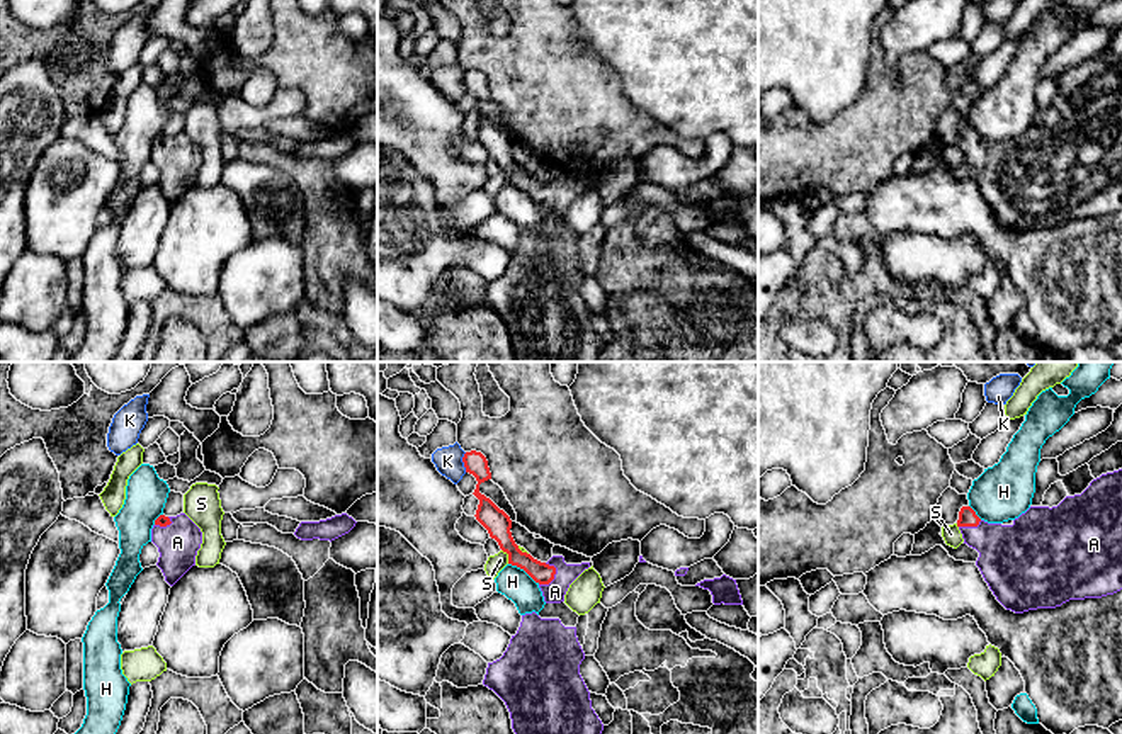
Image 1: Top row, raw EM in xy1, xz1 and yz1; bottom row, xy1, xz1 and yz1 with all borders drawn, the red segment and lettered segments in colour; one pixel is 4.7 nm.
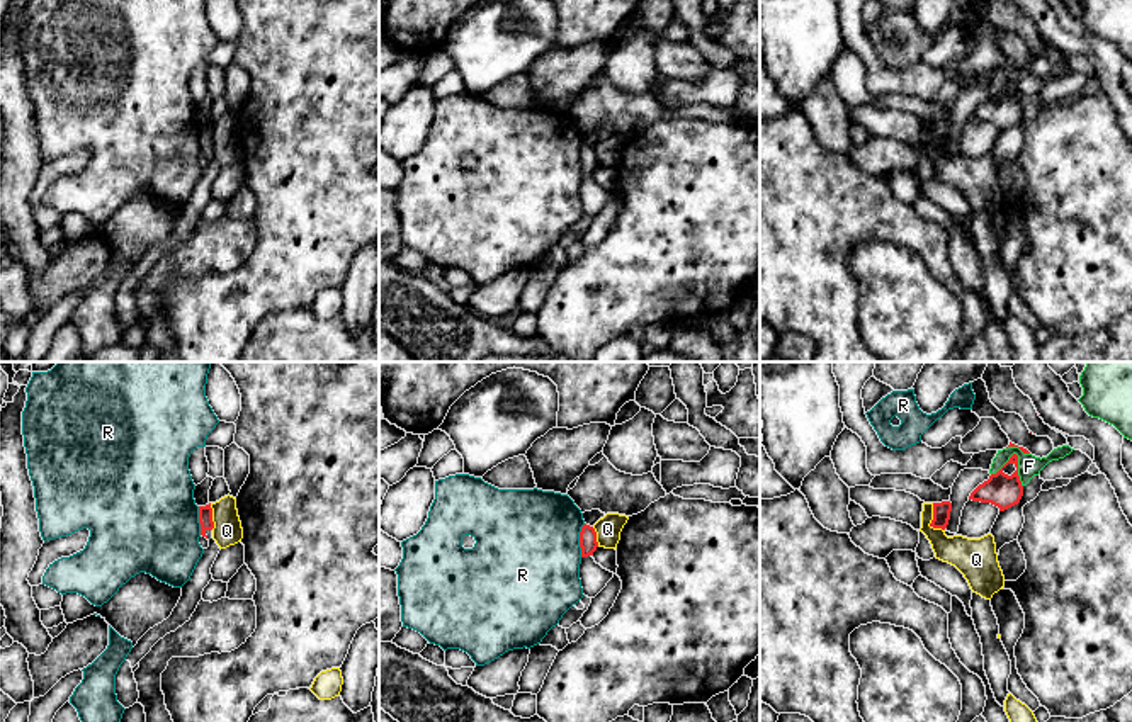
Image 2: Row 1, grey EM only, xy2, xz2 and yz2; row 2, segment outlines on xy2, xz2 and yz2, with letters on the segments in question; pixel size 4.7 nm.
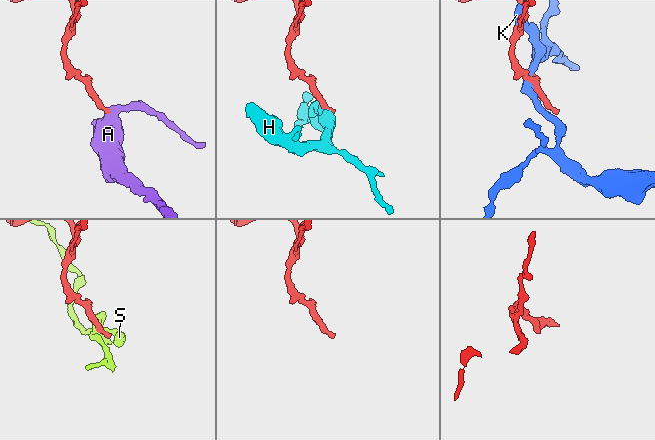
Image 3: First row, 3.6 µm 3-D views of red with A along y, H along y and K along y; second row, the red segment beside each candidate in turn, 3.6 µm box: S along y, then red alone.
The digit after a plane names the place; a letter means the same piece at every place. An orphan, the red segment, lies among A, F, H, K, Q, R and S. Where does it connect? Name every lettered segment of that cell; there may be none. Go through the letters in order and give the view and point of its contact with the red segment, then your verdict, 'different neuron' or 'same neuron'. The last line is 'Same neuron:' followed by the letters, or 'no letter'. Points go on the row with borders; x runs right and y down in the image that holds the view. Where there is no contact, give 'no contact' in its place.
A: xz1 (553, 578) | same neuron
F: yz2 (1007, 462) | different neuron
H: xz1 (524, 570) | different neuron
K: xz1 (464, 462) | different neuron
Q: yz2 (932, 520) | different neuron
R: xz2 (580, 541) | different neuron
S: xz1 (509, 556) | different neuron
Same neuron: A

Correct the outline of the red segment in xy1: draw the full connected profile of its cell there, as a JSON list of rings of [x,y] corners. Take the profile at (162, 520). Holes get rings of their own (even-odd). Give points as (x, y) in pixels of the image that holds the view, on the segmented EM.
[[[160,515],[151,528],[151,542],[158,547],[156,566],[173,586],[192,566],[202,544],[201,528],[185,515]]]

